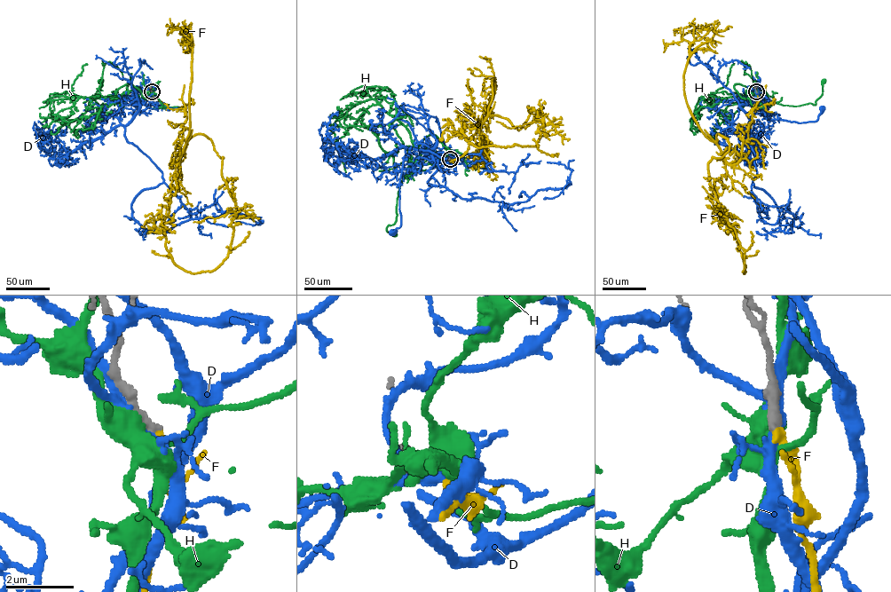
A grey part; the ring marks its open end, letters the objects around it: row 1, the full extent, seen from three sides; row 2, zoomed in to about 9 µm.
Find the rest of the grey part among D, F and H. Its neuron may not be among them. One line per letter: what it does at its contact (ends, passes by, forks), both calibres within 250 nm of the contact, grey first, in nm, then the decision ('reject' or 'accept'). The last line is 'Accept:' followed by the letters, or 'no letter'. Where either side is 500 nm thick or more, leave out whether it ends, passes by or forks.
D: it forks there; 400 nm thick on the grey side, 280 nm on the other; reject
F: it ends there; 320 nm thick on the grey side, 320 nm on the other; accept
H: it forks there; 400 nm thick on the grey side, 440 nm on the other; reject
Accept: F

